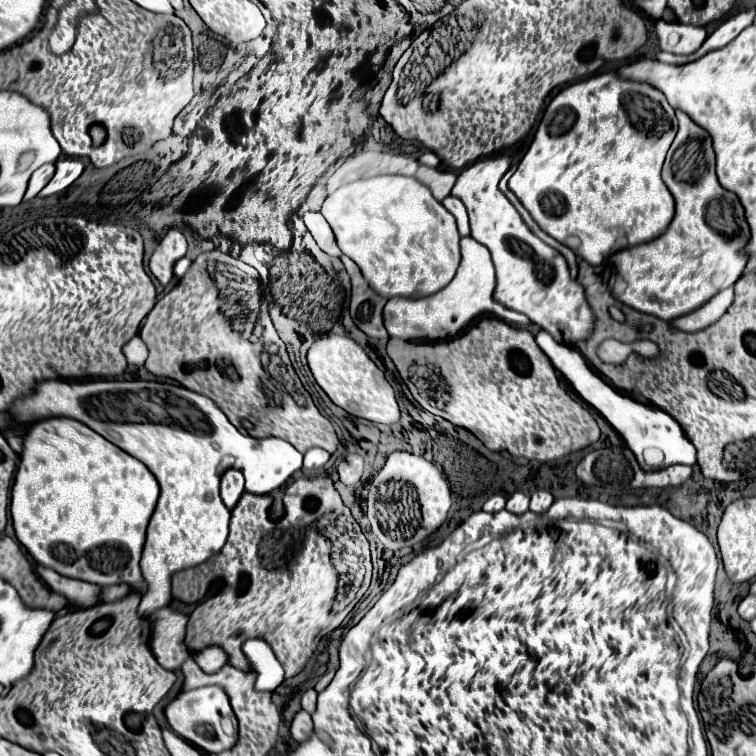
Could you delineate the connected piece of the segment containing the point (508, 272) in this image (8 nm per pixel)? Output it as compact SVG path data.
M498 155L464 167L454 183L452 195L458 197L468 209L472 237L486 245L492 253L496 267L496 301L512 311L524 313L532 323L548 331L558 343L576 347L576 341L584 341L584 337L592 333L592 309L588 309L584 287L570 277L566 259L528 229L520 213L498 189L498 183L510 165L510 155Z

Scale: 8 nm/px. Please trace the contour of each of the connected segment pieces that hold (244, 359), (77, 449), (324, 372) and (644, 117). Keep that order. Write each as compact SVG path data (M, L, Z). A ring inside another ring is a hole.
M218 249L198 255L190 271L172 291L158 299L144 319L140 337L150 351L146 369L156 377L172 379L210 397L224 413L228 413L228 419L236 429L254 439L280 437L300 453L306 453L310 447L322 447L328 453L334 453L338 449L334 425L320 415L314 403L306 407L296 405L290 393L264 371L260 363L260 343L248 341L244 331L240 331L246 329L242 319L246 317L244 313L258 311L260 275L254 267ZM208 267L216 267L216 271L210 275Z
M56 417L38 421L24 437L24 449L12 487L10 515L18 541L40 565L50 567L64 577L102 587L116 583L140 587L144 581L140 557L146 541L146 527L159 495L158 481L144 463L118 449L84 423Z
M340 335L320 337L308 349L308 367L316 383L330 397L330 401L342 407L346 413L382 425L392 425L400 421L400 409L394 397L394 389L386 381L384 373L376 367L376 363L366 355L366 351L350 337Z
M600 73L600 75L594 75L590 79L584 79L584 81L578 81L574 85L568 85L566 89L562 89L552 101L550 105L546 107L542 119L540 119L540 125L536 129L536 135L532 139L532 145L530 149L526 151L526 155L522 157L516 173L510 177L508 181L508 187L516 193L516 197L522 201L522 205L530 211L530 215L534 217L534 221L550 235L554 237L556 241L560 241L562 245L570 247L576 255L580 255L584 261L588 261L590 265L600 265L608 255L612 255L616 249L620 251L622 247L628 247L628 245L638 245L638 243L644 243L644 241L650 241L658 235L662 235L670 221L674 219L674 197L670 195L668 187L664 185L662 177L660 177L660 171L662 171L662 163L664 163L664 157L666 157L666 151L668 147L672 145L674 137L676 137L676 131L678 131L678 121L676 121L676 115L674 115L674 109L668 105L666 97L662 91L650 87L648 83L636 83L636 81L628 81L628 79L622 79L618 77L616 73Z

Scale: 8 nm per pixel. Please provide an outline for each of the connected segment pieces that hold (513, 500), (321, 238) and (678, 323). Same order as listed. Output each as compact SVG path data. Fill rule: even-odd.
M516 491L516 493L512 493L510 497L508 497L508 503L506 503L506 509L508 511L512 511L512 513L524 513L524 511L528 511L528 503L530 503L530 497L526 495L526 493L522 493L522 491Z
M308 211L308 213L302 215L302 219L304 219L308 231L312 233L312 237L316 239L318 247L320 247L324 253L328 253L328 255L332 255L332 257L340 257L340 255L342 255L342 251L338 249L336 237L334 237L334 233L332 233L332 227L328 225L328 221L324 219L322 213Z
M724 289L720 291L716 297L712 297L706 305L702 305L700 309L688 313L688 315L682 315L680 319L672 319L670 323L674 325L674 329L680 329L680 331L686 331L686 333L694 333L694 331L702 331L706 329L708 325L712 325L714 321L718 321L724 311L730 307L734 299L734 289Z

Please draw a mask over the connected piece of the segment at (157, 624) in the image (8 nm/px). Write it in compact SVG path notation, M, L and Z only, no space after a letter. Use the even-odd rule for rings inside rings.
M172 607L160 609L152 615L152 653L156 661L168 669L178 671L182 663L190 657L184 645L188 617Z

